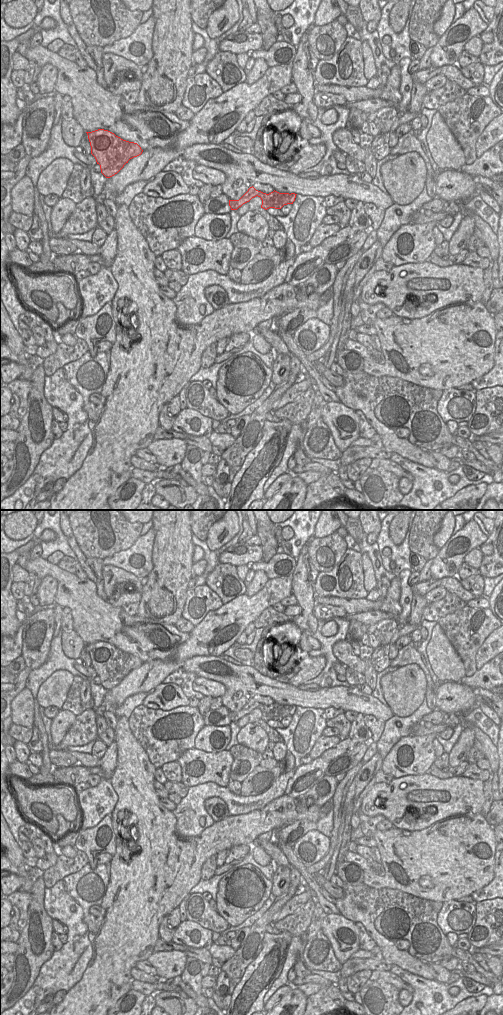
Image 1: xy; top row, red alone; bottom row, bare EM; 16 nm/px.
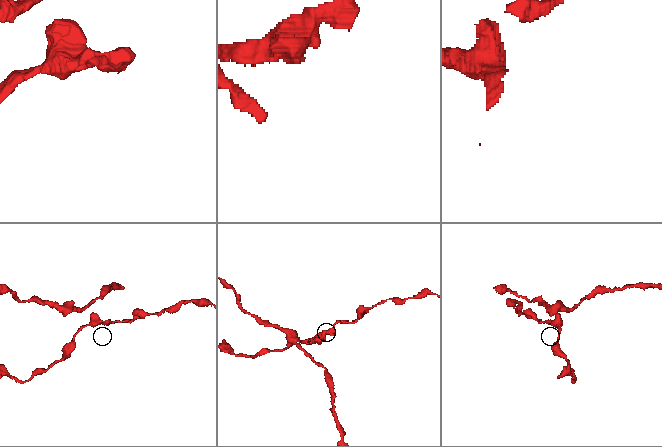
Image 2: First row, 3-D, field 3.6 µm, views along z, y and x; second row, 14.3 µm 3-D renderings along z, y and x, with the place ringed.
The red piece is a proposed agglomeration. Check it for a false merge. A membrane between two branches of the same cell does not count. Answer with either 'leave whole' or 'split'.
leave whole

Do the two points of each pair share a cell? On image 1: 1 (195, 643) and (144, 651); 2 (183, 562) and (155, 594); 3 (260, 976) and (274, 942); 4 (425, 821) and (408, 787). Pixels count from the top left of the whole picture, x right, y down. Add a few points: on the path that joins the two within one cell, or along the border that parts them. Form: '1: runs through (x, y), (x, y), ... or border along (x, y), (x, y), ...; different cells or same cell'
1: border along (189, 633), (169, 659), (157, 659); different cells
2: runs through (175, 570), (160, 586); same cell
3: runs through (266, 968), (266, 955), (270, 950); same cell
4: runs through (437, 813), (438, 807), (423, 792), (420, 792); same cell

